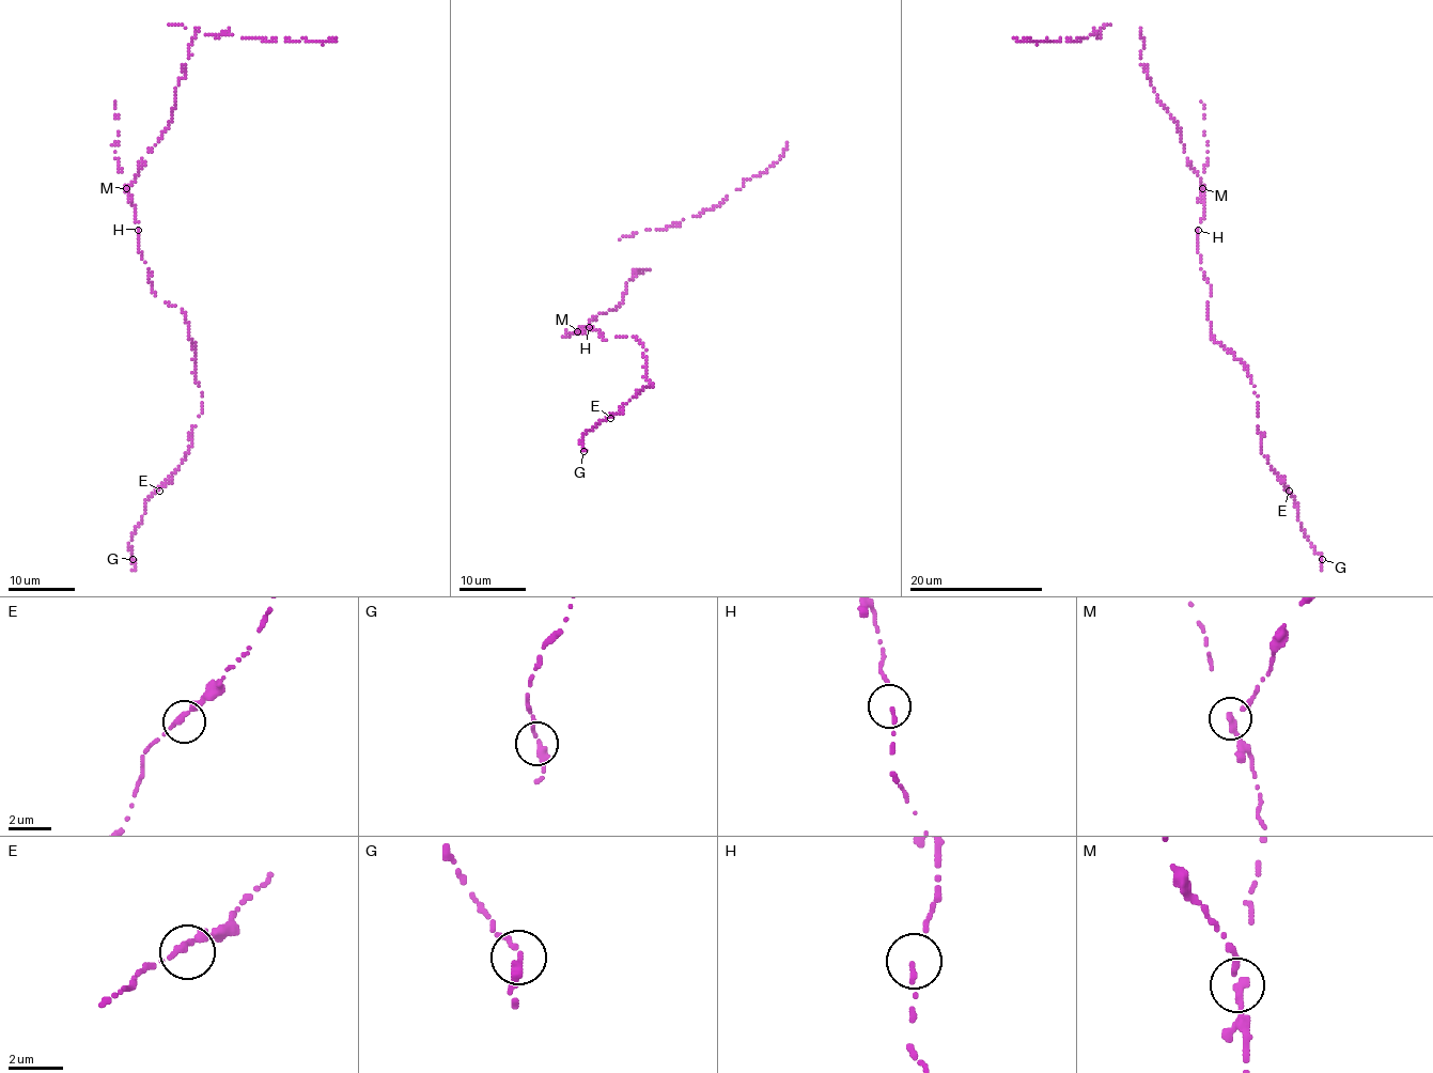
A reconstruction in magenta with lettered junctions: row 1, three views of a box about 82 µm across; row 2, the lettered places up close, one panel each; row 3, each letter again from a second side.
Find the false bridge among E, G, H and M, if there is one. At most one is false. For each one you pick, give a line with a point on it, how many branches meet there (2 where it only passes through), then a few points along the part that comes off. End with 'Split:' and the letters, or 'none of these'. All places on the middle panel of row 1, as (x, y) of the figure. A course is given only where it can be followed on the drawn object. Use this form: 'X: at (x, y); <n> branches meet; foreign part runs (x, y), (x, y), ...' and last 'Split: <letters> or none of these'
M: at (577, 331); 2 branches meet; foreign part runs (577, 330), (583, 330), (593, 315), (612, 311), (624, 300), (628, 279), (647, 268)
Split: M

